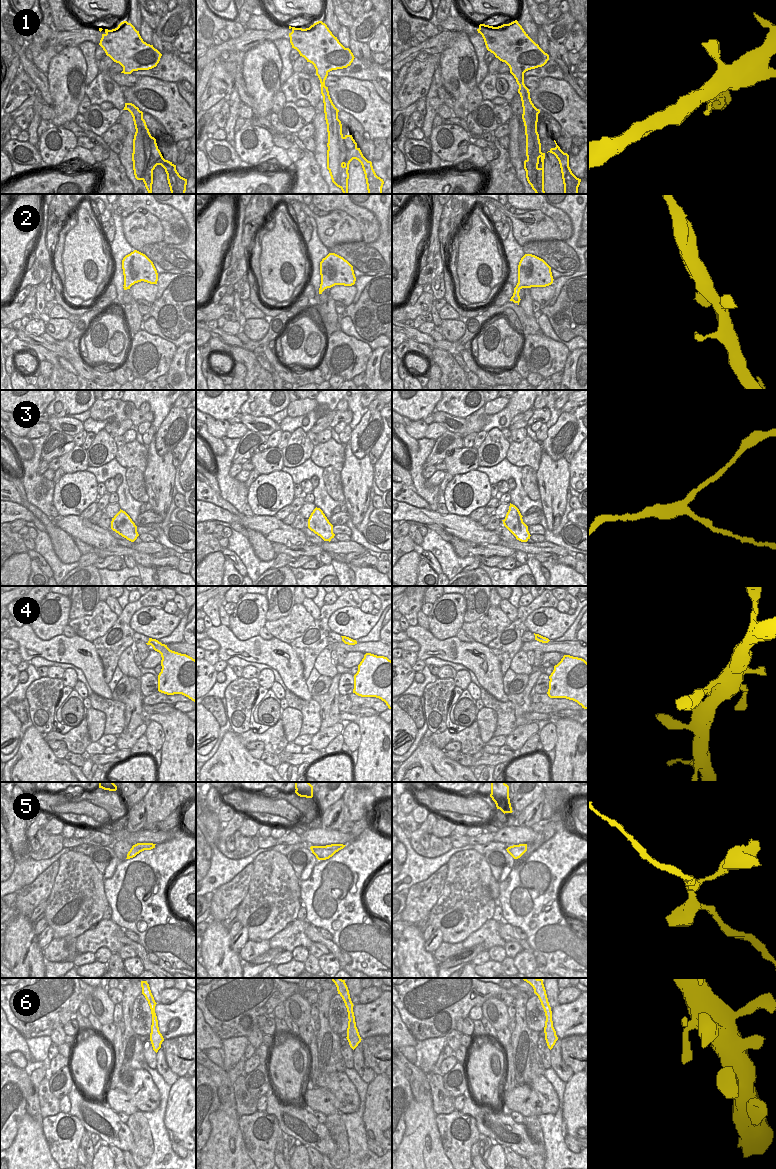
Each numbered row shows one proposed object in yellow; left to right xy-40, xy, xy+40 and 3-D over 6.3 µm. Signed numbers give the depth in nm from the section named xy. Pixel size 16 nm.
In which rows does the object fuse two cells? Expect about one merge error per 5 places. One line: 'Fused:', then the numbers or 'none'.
Fused: none.

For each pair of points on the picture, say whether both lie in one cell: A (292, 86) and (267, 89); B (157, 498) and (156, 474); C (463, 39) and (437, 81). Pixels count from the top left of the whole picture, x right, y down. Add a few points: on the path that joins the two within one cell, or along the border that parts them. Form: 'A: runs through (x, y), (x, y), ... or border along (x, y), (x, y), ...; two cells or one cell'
A: border along (281, 85), (280, 90); two cells
B: runs through (157, 492), (157, 480); one cell
C: border along (438, 64), (445, 82), (457, 81), (451, 94); two cells

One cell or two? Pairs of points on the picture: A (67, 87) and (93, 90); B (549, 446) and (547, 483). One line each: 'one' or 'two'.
A: two
B: two

